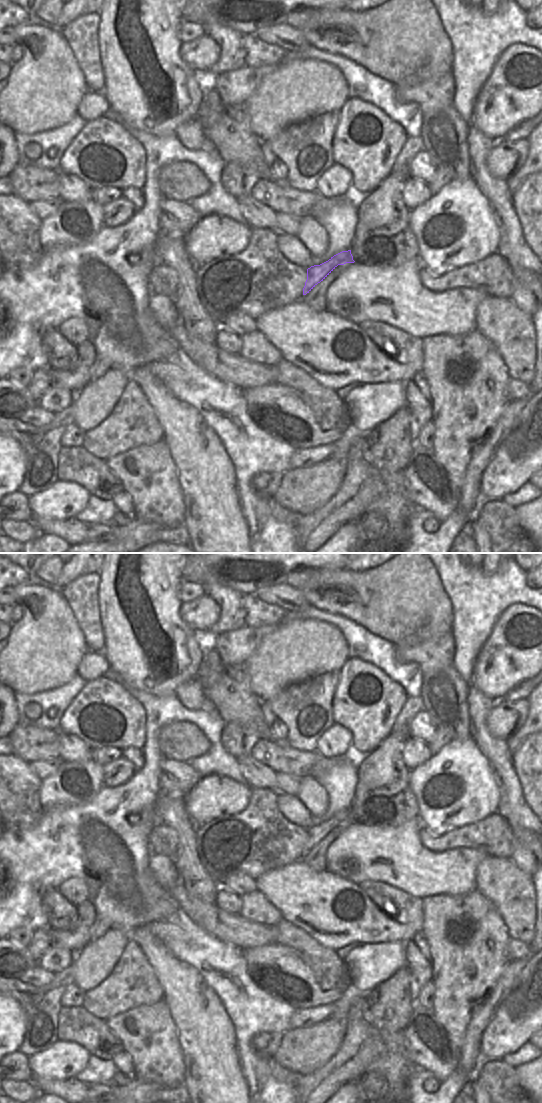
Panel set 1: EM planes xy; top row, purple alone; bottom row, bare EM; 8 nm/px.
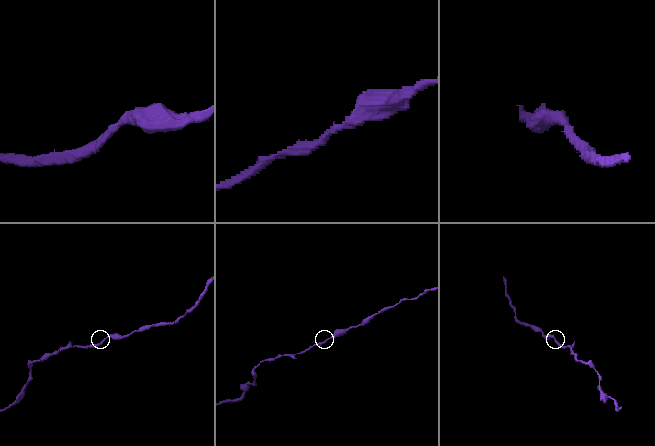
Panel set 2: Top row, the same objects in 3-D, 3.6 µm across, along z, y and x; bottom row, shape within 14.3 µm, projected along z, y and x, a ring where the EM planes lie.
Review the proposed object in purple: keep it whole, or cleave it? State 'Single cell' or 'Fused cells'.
Single cell

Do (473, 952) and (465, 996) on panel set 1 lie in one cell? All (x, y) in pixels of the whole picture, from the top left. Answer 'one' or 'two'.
one

